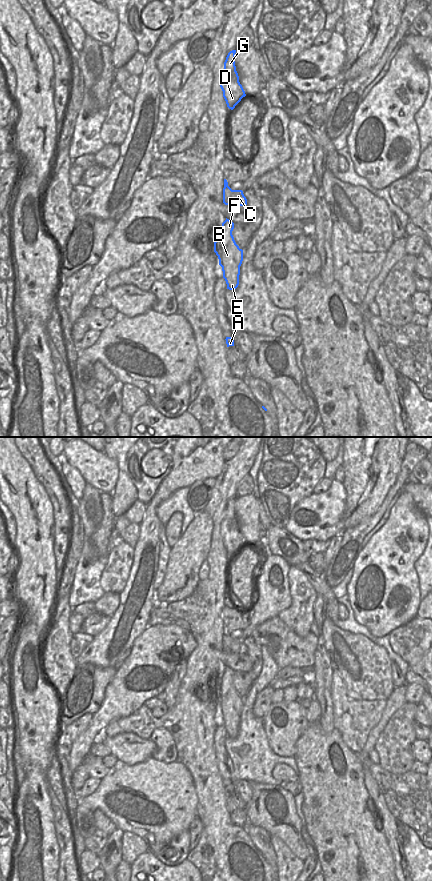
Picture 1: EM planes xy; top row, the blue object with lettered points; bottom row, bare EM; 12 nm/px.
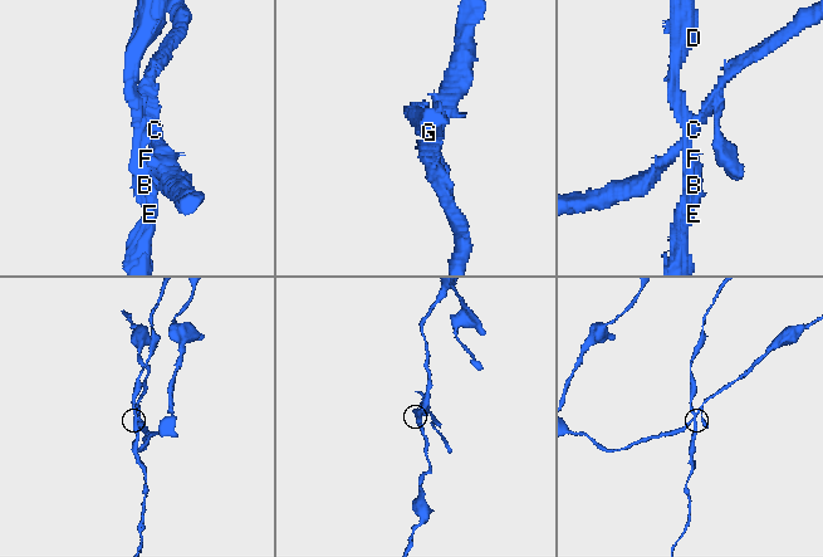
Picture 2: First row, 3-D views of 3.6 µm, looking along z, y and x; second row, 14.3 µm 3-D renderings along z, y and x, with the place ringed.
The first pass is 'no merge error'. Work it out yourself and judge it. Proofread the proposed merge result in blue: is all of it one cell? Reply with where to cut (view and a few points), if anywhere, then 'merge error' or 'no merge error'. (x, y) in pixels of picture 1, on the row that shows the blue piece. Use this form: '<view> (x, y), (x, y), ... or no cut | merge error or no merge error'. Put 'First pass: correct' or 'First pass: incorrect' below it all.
xy (223, 194), (223, 200) | merge error
First pass: incorrect

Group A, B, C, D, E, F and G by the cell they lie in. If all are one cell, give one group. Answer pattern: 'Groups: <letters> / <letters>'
Groups: A B D E F G / C.

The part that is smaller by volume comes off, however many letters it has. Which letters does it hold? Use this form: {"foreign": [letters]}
{"foreign": ["A", "B", "D", "E", "F", "G"]}

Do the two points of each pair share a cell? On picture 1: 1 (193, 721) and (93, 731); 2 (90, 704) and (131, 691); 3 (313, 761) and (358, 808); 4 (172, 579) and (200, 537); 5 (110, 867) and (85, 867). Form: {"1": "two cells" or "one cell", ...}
{"1": "two cells", "2": "two cells", "3": "one cell", "4": "one cell", "5": "two cells"}

